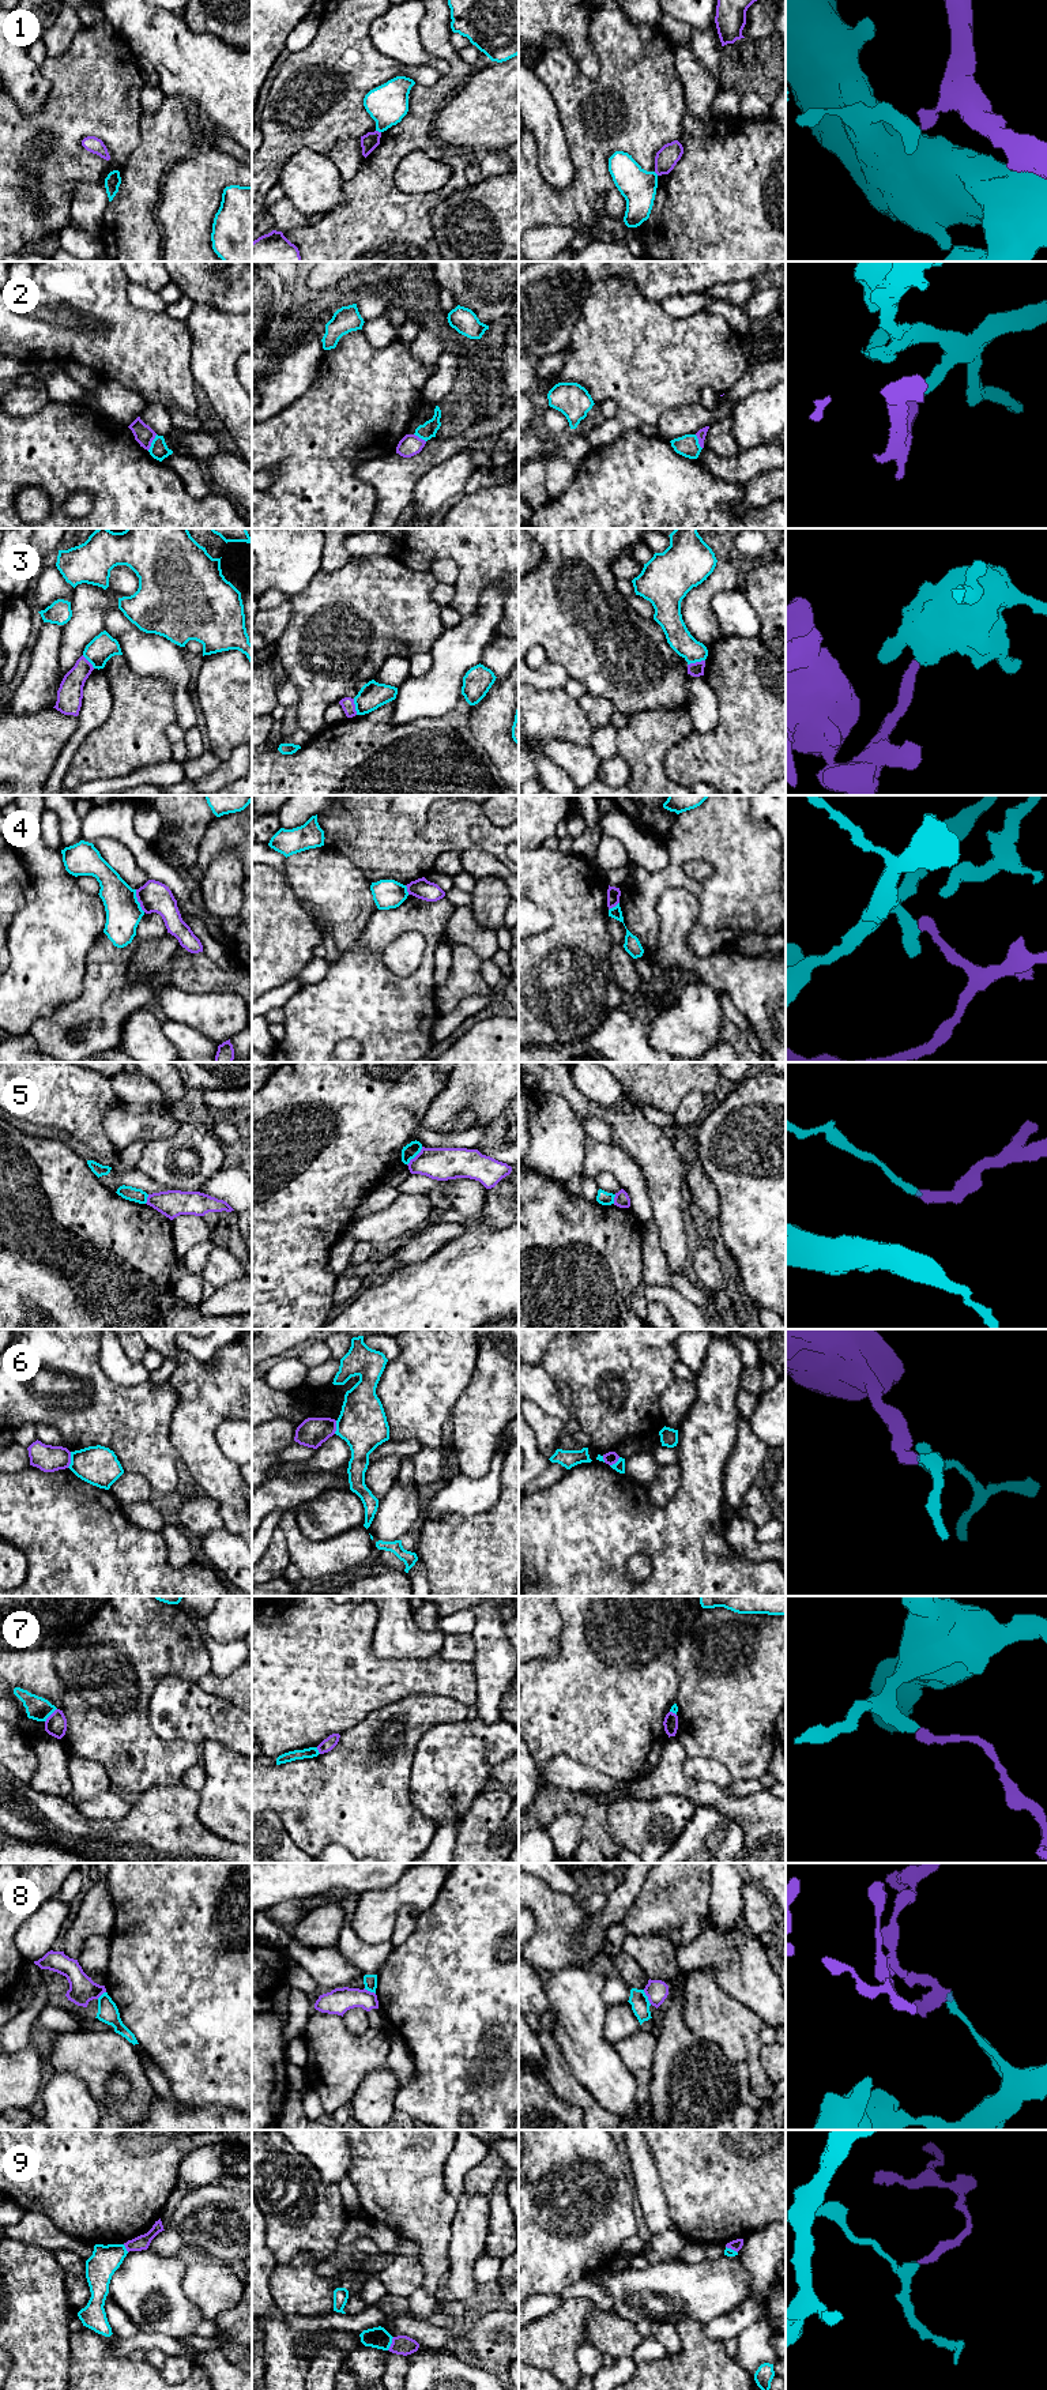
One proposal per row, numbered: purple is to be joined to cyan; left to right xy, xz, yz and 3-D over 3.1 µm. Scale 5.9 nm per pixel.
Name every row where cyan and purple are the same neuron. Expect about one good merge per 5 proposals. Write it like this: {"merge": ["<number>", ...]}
{"merge": []}

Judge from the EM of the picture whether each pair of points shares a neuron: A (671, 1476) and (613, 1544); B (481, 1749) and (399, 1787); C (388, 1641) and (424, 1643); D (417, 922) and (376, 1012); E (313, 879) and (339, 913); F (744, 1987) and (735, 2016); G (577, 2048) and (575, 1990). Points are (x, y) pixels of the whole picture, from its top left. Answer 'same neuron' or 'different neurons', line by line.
A: different neurons
B: different neurons
C: same neuron
D: same neuron
E: same neuron
F: different neurons
G: same neuron

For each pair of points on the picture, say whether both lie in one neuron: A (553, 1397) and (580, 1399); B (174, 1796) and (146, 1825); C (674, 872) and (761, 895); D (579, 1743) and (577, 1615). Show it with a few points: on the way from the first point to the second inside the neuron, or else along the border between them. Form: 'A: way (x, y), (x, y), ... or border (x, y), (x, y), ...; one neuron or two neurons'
A: border (545, 1370), (571, 1416); two neurons
B: way (168, 1803), (153, 1818); one neuron
C: way (696, 888), (715, 895), (739, 895); one neuron
D: way (579, 1712), (579, 1647); one neuron

